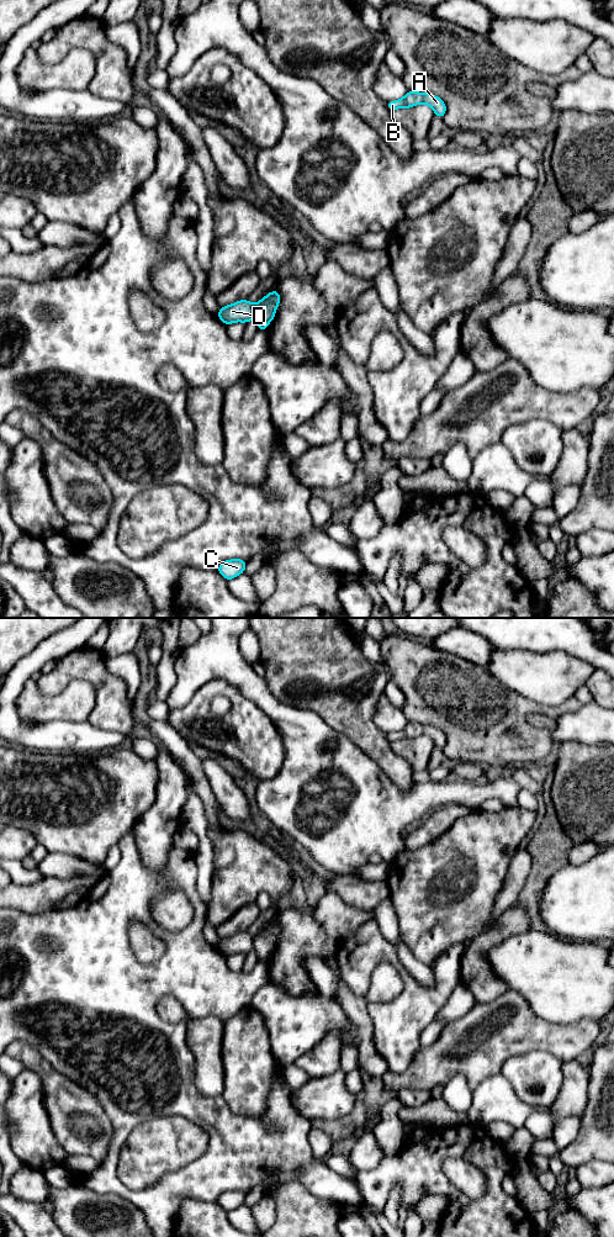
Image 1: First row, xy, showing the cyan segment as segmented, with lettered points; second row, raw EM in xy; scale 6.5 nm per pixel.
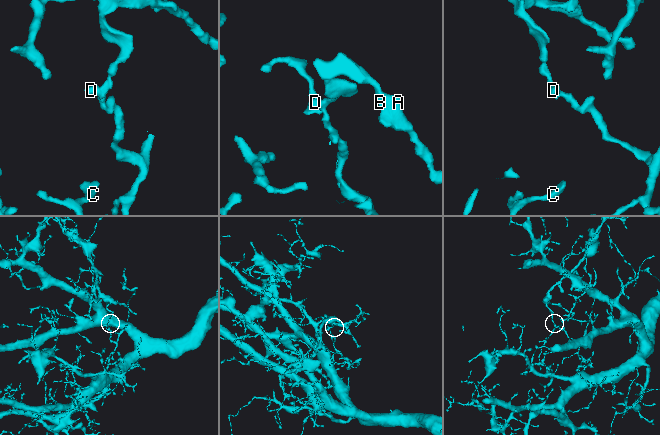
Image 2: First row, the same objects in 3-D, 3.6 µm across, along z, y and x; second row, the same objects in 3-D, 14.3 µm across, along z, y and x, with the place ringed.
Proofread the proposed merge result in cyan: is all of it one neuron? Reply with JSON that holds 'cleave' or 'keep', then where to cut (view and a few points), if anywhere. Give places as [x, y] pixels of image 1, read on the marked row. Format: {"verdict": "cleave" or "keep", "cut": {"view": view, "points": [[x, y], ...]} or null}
{"verdict": "cleave", "cut": {"view": "xy", "points": [[254, 305], [252, 317]]}}

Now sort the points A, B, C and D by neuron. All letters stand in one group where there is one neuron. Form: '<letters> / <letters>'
A B / C D

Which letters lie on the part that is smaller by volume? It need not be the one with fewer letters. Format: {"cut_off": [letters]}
{"cut_off": ["A", "B"]}

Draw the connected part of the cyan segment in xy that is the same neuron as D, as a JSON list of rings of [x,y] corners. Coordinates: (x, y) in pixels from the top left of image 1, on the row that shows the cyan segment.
[[[240,300],[228,306],[223,306],[218,311],[218,319],[226,326],[234,322],[248,323],[254,317],[254,305],[248,300]]]

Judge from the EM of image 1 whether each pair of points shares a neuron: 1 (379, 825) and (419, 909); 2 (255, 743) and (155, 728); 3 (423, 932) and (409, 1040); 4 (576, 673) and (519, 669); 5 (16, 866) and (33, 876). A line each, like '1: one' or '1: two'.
1: two
2: two
3: two
4: one
5: one

